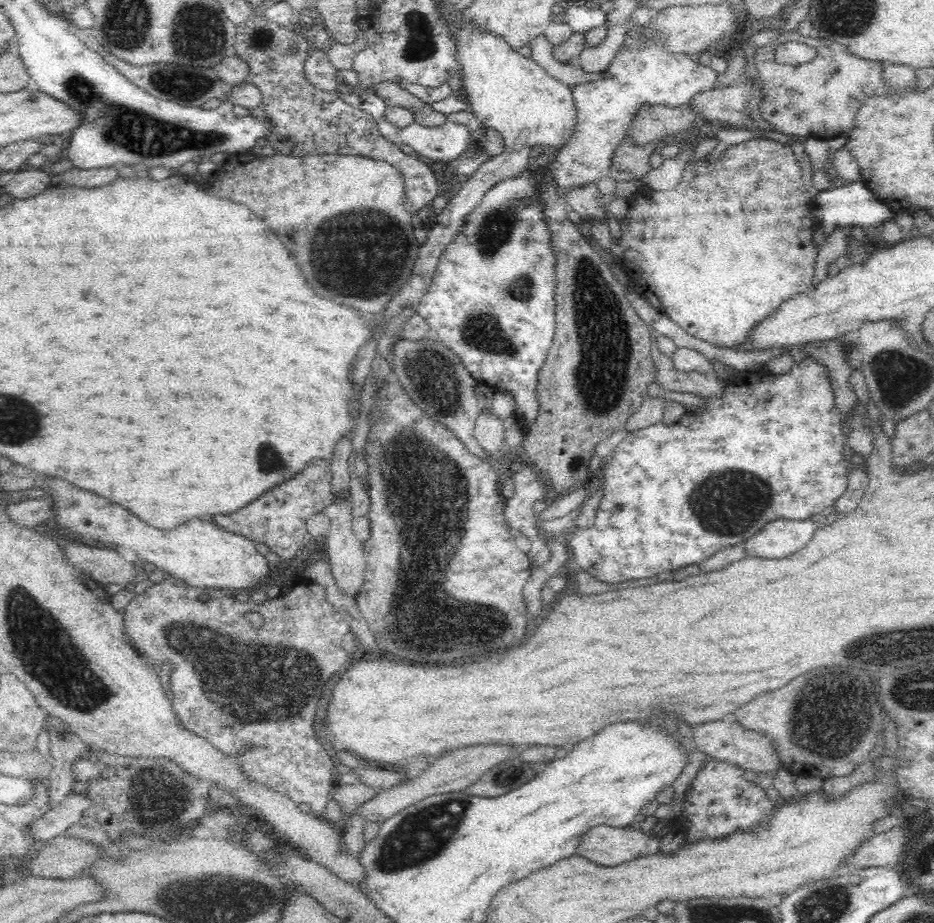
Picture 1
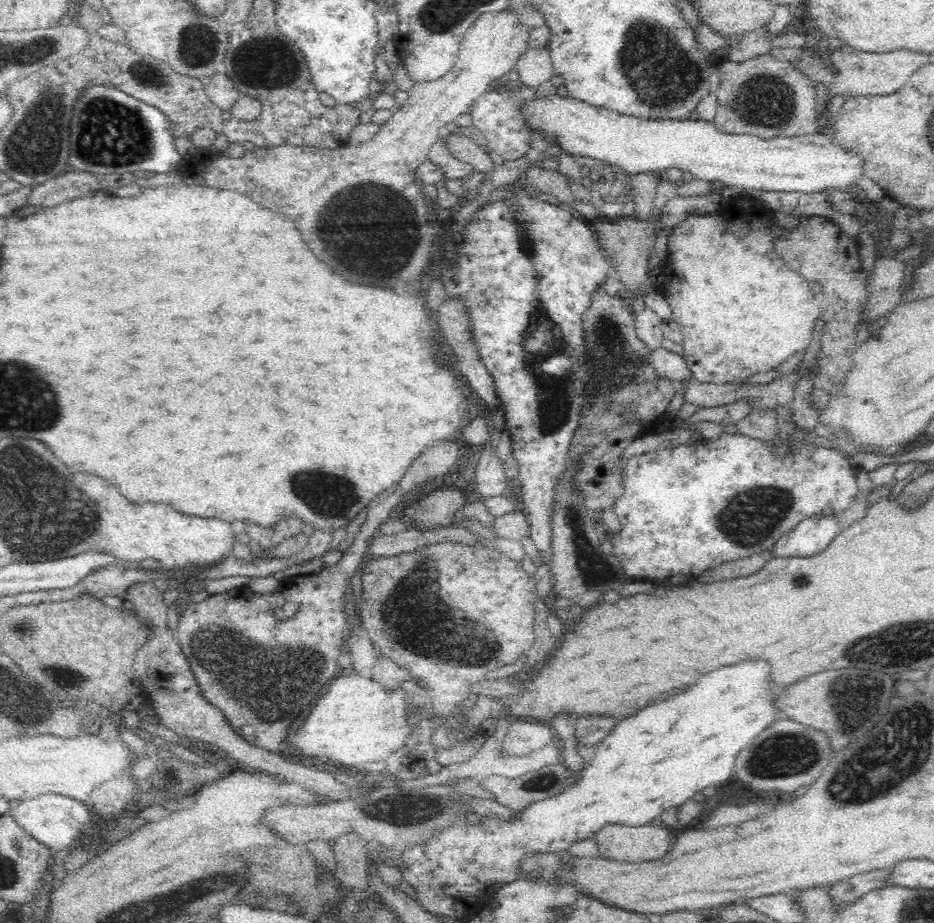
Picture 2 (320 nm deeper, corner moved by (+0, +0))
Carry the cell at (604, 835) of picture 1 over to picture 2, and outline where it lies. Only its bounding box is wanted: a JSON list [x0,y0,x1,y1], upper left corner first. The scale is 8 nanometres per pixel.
[595,823,674,863]

